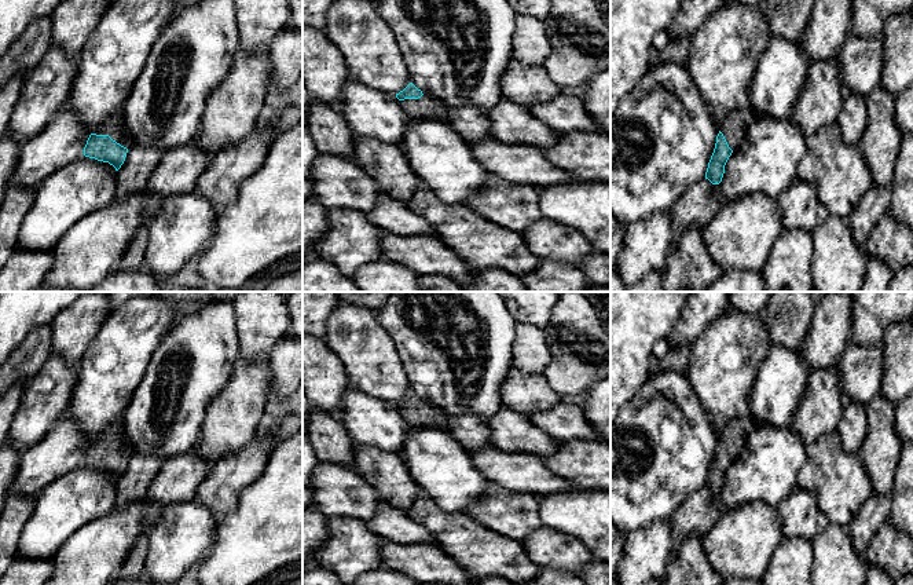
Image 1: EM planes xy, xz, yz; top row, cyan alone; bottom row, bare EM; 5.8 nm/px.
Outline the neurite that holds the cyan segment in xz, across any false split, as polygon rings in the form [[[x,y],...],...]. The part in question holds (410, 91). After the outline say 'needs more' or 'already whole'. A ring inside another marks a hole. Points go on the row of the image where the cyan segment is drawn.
[[[412,83],[396,94],[396,98],[400,100],[400,106],[408,117],[429,117],[444,120],[447,116],[448,103],[425,95]]]; needs more

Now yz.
[[[738,109],[722,117],[720,131],[716,136],[715,149],[705,172],[705,179],[708,179],[712,184],[719,184],[722,182],[725,165],[732,153],[745,138],[745,134],[747,125]]]; needs more

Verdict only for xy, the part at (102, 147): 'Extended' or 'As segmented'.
Extended

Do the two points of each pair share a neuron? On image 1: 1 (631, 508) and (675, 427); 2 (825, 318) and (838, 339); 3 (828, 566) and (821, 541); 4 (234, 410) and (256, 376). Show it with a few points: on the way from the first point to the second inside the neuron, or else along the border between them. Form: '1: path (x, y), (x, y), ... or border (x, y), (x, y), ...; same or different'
1: path (635, 487), (655, 465), (657, 448); same
2: path (829, 324), (832, 333); same
3: path (828, 560), (827, 547); same
4: path (241, 402), (249, 384); same

